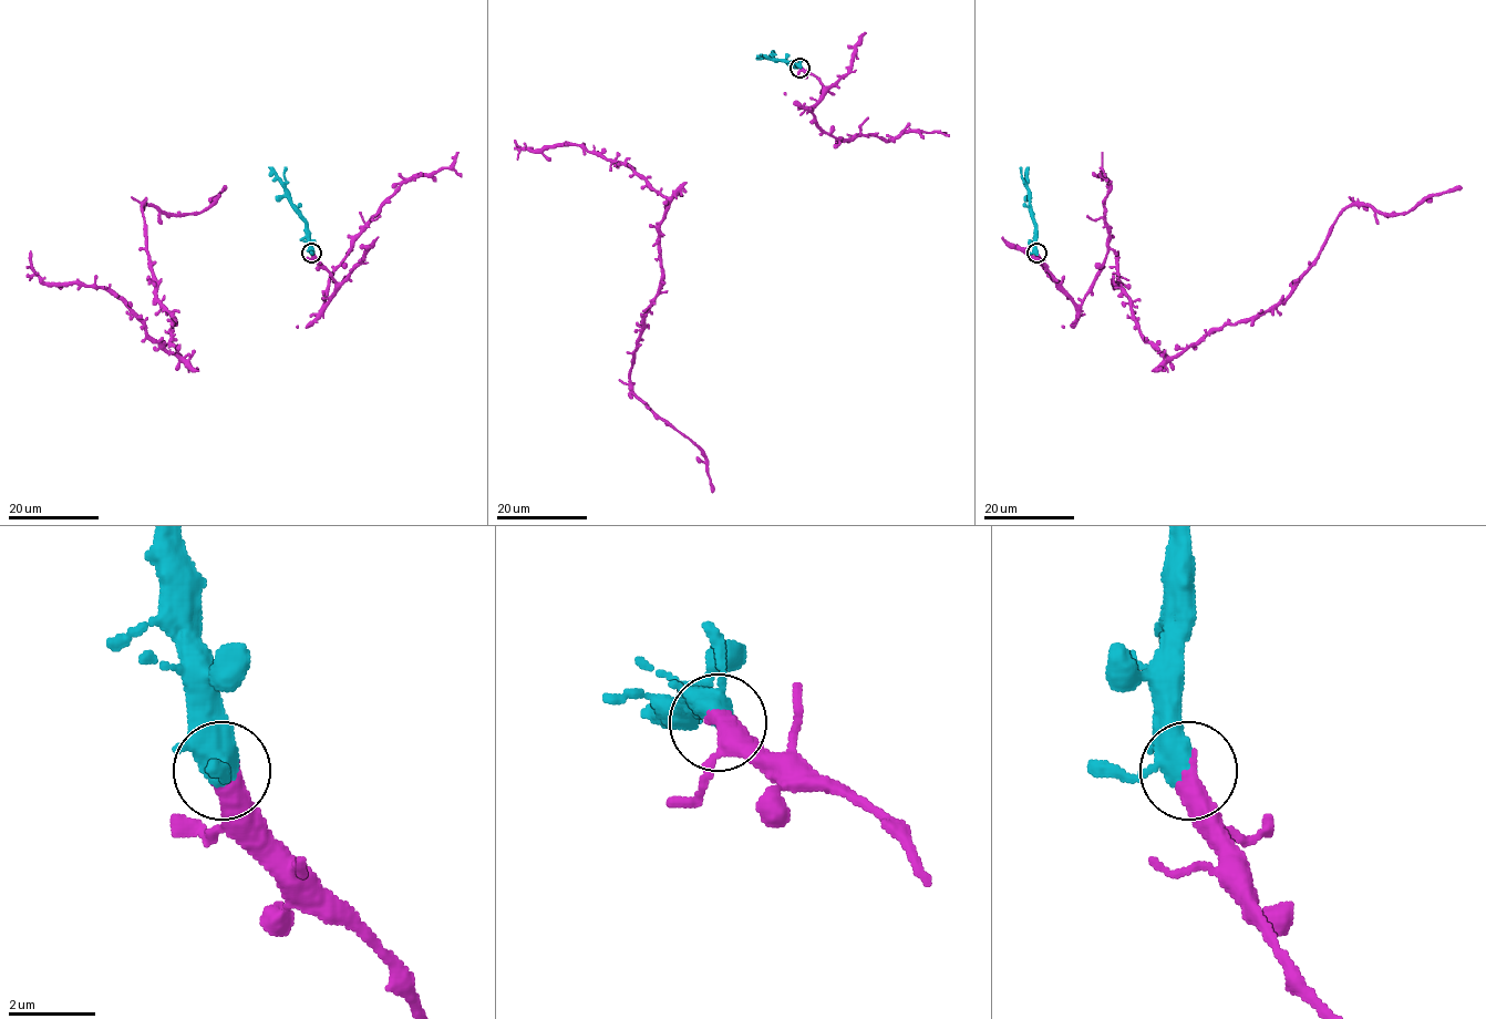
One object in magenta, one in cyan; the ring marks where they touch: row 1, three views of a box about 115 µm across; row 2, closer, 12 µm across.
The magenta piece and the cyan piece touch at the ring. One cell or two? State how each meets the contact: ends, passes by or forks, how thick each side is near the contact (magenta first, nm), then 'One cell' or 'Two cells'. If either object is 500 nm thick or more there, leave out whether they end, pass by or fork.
At the ring magenta passes by. At the ring cyan passes by. Thickness 280 nm (magenta) against 480 nm. One cell

